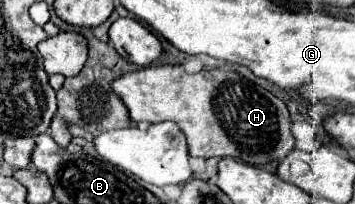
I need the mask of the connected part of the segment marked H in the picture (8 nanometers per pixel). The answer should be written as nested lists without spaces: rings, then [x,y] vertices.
[[[157,64],[115,78],[111,88],[127,106],[133,122],[175,122],[187,138],[191,156],[231,156],[247,164],[253,162],[255,166],[263,166],[271,160],[281,160],[295,146],[295,138],[289,130],[291,120],[287,106],[239,72],[215,68],[187,74],[181,64]]]

